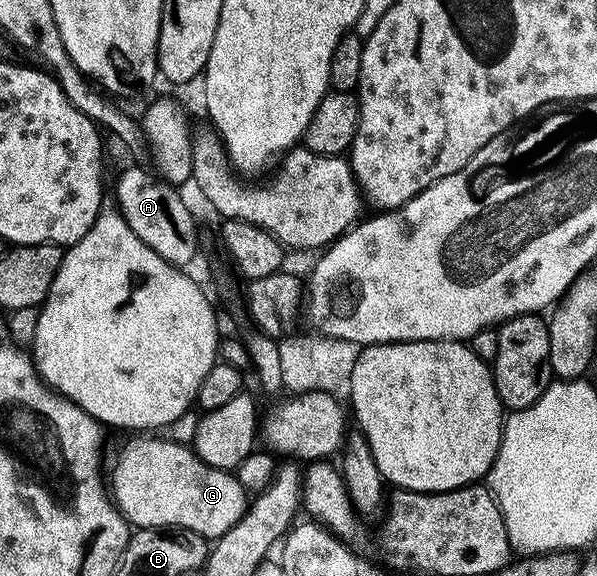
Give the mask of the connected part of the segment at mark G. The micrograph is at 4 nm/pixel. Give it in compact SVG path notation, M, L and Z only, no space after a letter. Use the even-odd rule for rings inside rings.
M144 433L132 437L120 451L116 459L116 468L112 471L110 495L119 512L136 529L179 529L193 531L205 540L215 541L240 520L240 480L230 471L220 471L217 467L207 467L191 450L180 443L171 443L168 439L151 439L151 434Z

